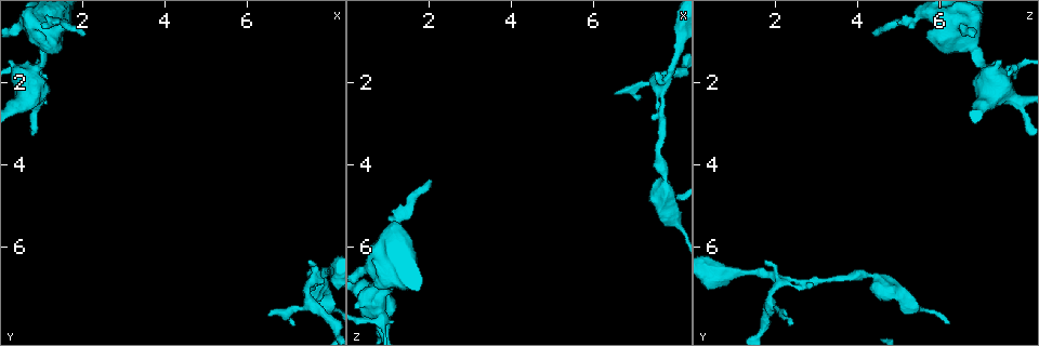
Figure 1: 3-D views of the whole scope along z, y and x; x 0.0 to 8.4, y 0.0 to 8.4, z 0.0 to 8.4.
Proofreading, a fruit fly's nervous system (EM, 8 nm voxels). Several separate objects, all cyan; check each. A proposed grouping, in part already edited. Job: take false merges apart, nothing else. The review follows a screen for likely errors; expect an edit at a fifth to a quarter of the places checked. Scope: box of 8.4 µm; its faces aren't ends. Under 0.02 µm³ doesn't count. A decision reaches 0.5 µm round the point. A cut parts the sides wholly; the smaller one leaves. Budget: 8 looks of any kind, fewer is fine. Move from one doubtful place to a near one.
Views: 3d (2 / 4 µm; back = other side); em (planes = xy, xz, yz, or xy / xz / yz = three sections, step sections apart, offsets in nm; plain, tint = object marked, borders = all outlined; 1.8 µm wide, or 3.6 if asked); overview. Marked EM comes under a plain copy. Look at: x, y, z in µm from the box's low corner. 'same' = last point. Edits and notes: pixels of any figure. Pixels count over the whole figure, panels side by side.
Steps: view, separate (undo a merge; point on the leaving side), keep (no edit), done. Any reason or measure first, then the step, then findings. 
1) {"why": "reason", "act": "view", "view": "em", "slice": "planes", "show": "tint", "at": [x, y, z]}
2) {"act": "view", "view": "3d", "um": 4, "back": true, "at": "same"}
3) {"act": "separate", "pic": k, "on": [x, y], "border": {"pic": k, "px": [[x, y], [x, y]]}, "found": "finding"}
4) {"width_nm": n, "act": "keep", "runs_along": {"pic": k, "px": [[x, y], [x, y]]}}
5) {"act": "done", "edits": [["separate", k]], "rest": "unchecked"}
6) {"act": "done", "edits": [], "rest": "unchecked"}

{"why": "side arm on a straight run", "act": "view", "view": "em", "slice": "xy", "step": 16, "show": "tint", "at": [7.75, 6.75, 2.10]}

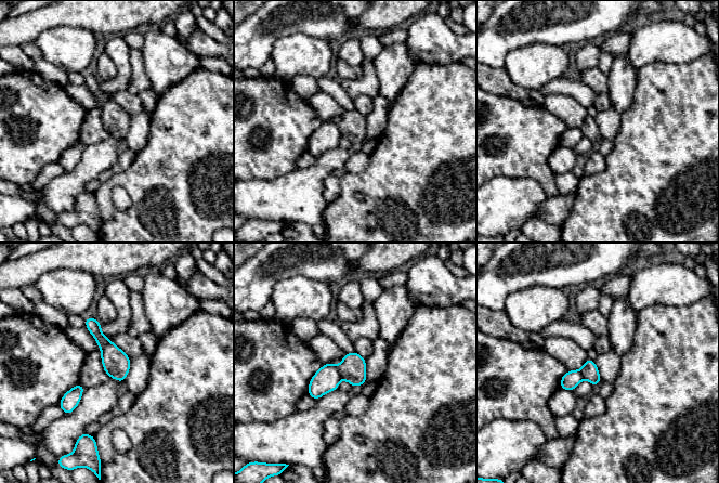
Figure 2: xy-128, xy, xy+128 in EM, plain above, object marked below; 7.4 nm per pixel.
{"width_nm": 140, "act": "separate", "pic": 2, "on": [326, 379], "border": {"pic": 2, "px": [[338, 366], [341, 378]]}, "found": "two neurons meet here"}

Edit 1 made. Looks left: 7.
{"why": "looks like a crossing", "act": "view", "view": "3d", "um": 4, "at": [0.70, 1.75, 7.30]}

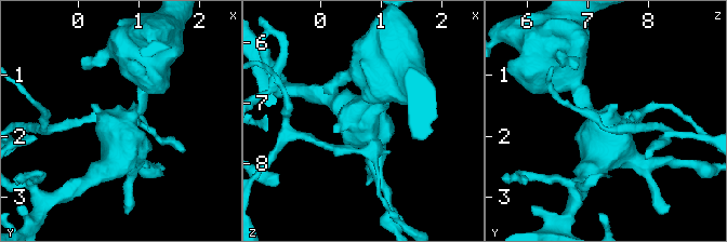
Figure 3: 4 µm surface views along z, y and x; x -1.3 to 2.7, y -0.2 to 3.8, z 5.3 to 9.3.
{"act": "view", "view": "em", "um": 3.6, "slice": "yz", "step": 8, "show": "tint", "at": [0.75, 1.80, 7.25]}

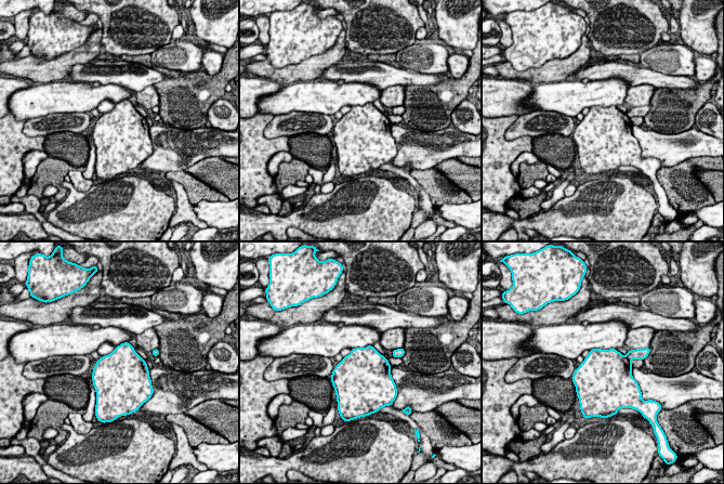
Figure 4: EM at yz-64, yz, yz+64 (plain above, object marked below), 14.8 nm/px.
{"why": "cut it another way", "act": "view", "view": "em", "um": 3.6, "slice": "planes", "show": "borders", "at": "same"}

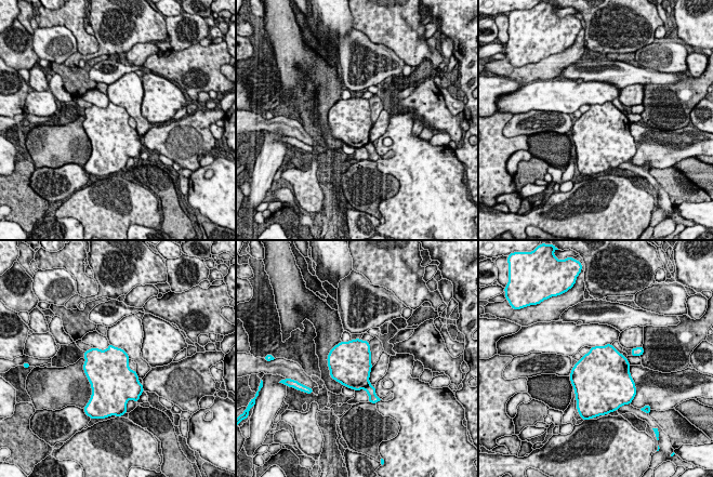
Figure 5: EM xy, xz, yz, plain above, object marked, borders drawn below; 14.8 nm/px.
{"act": "separate", "pic": 5, "on": [370, 389], "found": "two neurons meet here"}

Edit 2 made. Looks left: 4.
{"why": "sudden change in width", "act": "view", "view": "em", "slice": "planes", "show": "tint", "at": [7.75, 6.70, 4.35]}

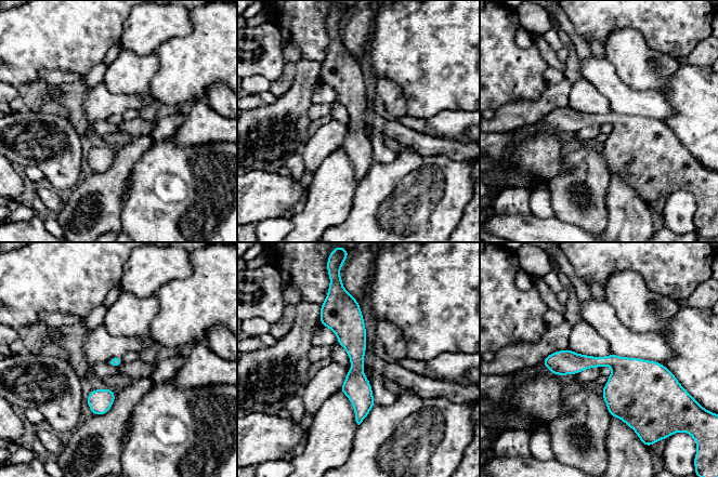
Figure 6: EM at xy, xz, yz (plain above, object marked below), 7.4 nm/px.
{"act": "keep", "runs_along": {"pic": 6, "px": [[347, 300], [358, 420]]}, "found": "one neuron here"}

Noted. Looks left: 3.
{"act": "done", "edits": [["separate", 2], ["separate", 5]], "rest": "unchecked"}

